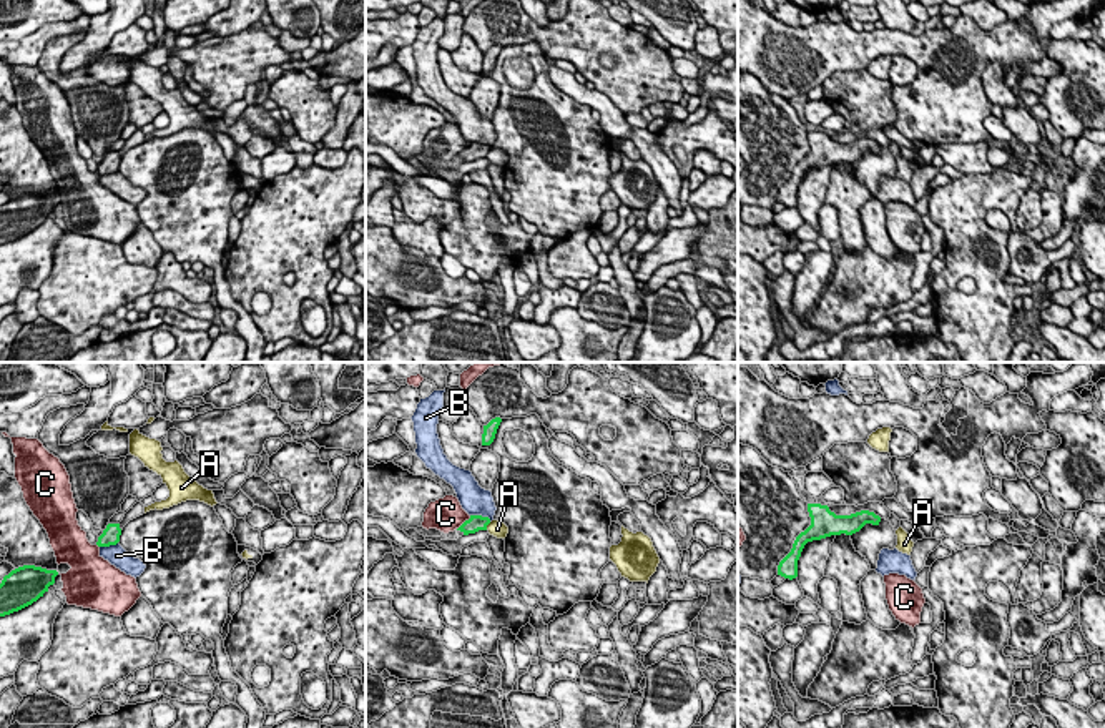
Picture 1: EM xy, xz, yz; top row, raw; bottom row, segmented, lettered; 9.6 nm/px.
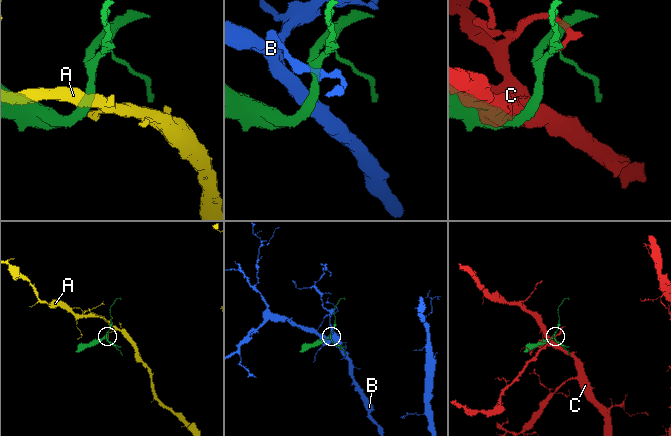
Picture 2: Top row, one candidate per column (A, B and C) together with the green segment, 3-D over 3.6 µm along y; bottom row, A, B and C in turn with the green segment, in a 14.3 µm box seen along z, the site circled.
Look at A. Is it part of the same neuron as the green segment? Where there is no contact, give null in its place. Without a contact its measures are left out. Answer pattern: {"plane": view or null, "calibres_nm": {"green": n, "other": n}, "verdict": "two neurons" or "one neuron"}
{"plane": "xz", "calibres_nm": {"green": 160, "other": 160}, "verdict": "two neurons"}

